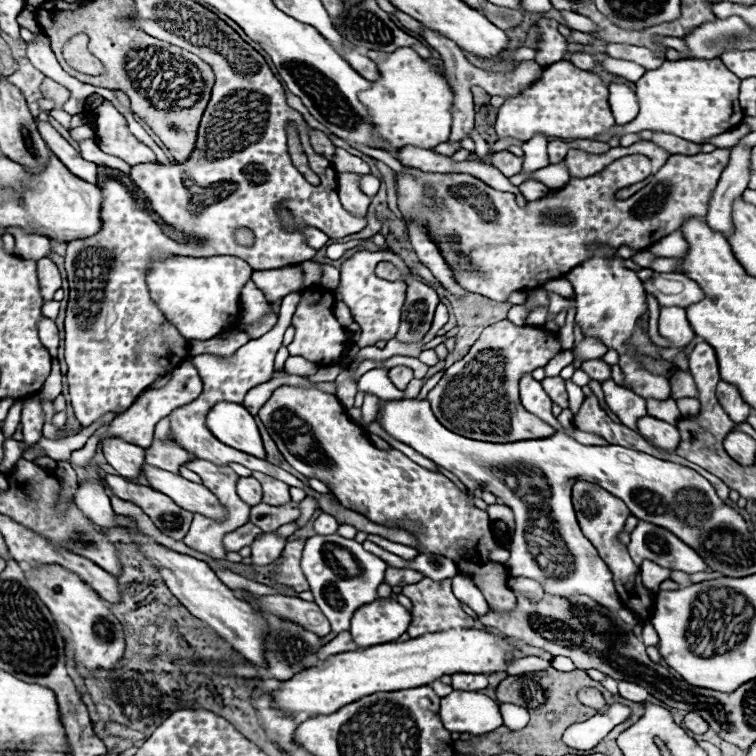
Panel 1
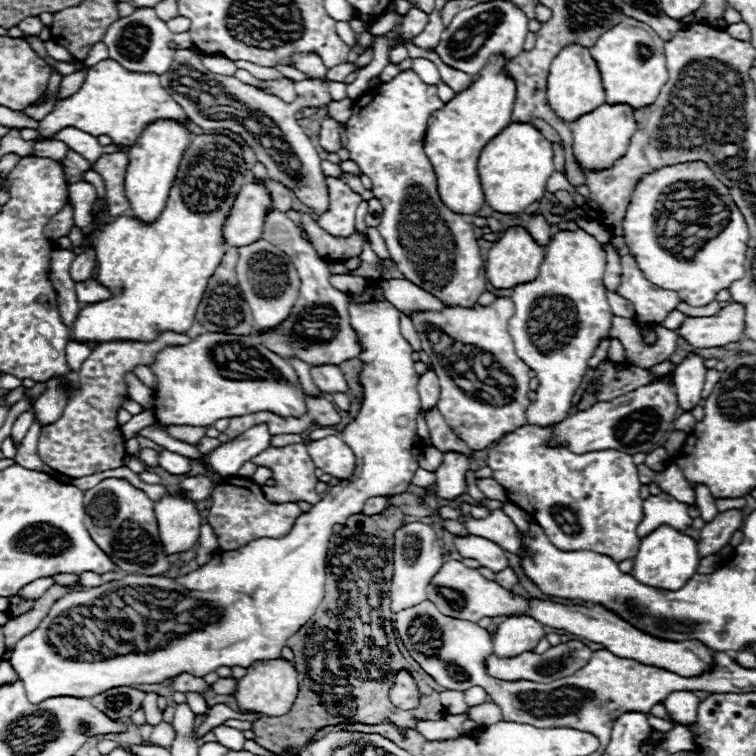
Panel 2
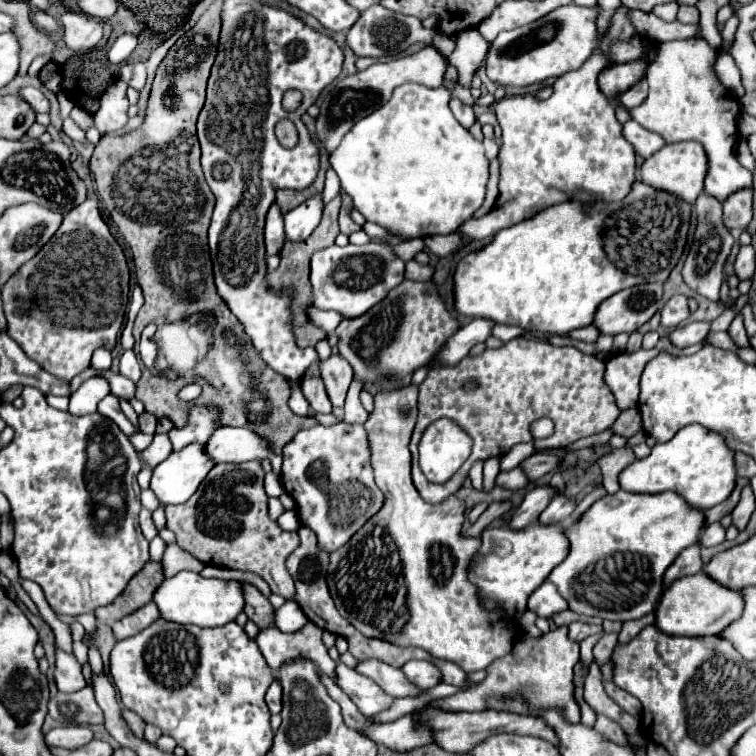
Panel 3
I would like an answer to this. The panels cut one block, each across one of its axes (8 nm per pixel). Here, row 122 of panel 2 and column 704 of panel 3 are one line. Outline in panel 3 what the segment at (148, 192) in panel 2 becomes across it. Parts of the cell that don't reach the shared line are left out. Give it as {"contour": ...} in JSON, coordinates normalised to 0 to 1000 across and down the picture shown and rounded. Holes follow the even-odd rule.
{"contour":[[[894,188],[881,190],[876,198],[862,204],[852,212],[847,220],[847,235],[849,241],[857,241],[860,246],[868,246],[873,251],[884,251],[889,257],[899,257],[907,267],[921,267],[926,254],[931,251],[931,235],[937,228],[937,209],[931,196],[923,188]]]}

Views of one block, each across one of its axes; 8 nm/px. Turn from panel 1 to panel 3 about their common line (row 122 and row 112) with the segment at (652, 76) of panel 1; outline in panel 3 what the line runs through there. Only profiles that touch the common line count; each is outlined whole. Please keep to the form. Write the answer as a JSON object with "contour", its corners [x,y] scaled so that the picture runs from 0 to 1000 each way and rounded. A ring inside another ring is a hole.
{"contour":[[[931,50],[876,56],[854,98],[860,124],[852,138],[833,143],[831,148],[836,159],[873,177],[881,188],[926,188],[937,204],[939,217],[937,235],[931,241],[931,257],[947,262],[950,267],[958,267],[974,251],[995,246],[995,228],[979,220],[968,201],[976,183],[974,156],[979,151],[979,138],[952,111],[942,93],[947,71],[950,69]]]}

